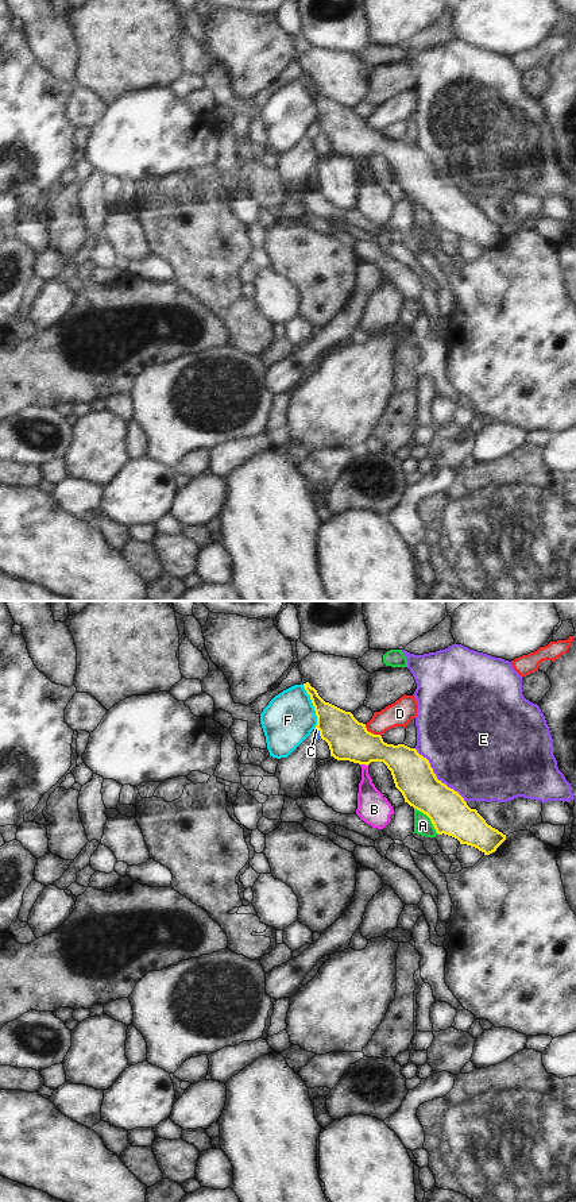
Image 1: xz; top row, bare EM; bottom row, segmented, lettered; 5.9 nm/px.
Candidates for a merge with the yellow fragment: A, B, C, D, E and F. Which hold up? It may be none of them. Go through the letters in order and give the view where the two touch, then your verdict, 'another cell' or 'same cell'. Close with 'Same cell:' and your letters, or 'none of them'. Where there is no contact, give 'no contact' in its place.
A: xz | another cell
B: xz | another cell
C: xz | another cell
D: xz | another cell
E: xz | another cell
F: xz | another cell
Same cell: none of them

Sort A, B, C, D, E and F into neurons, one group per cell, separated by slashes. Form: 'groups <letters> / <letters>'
groups A / B / C / D / E / F

